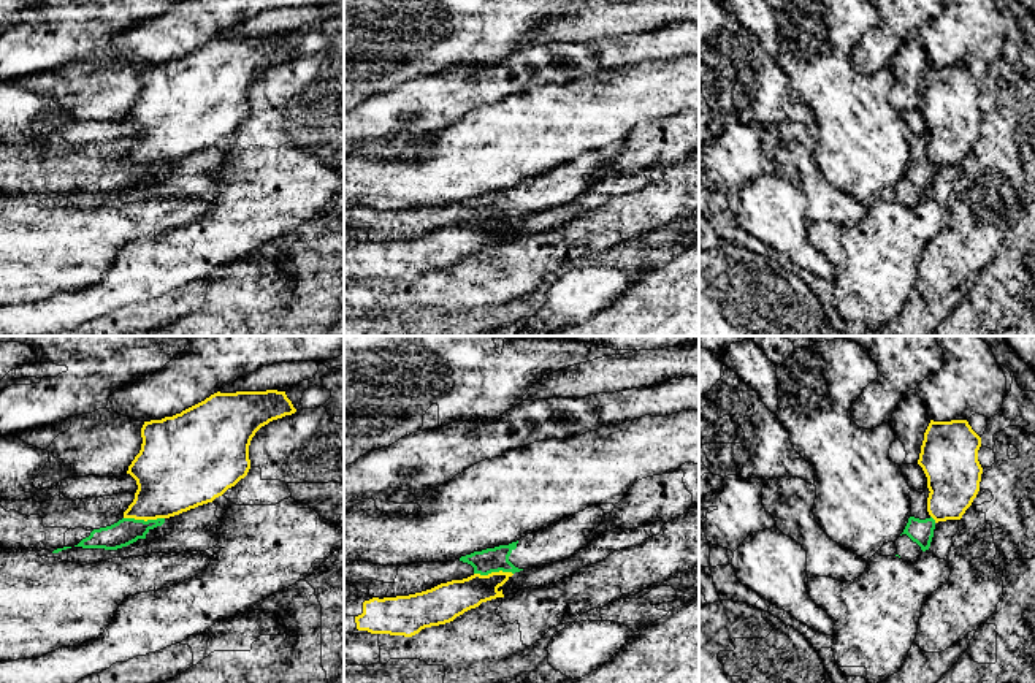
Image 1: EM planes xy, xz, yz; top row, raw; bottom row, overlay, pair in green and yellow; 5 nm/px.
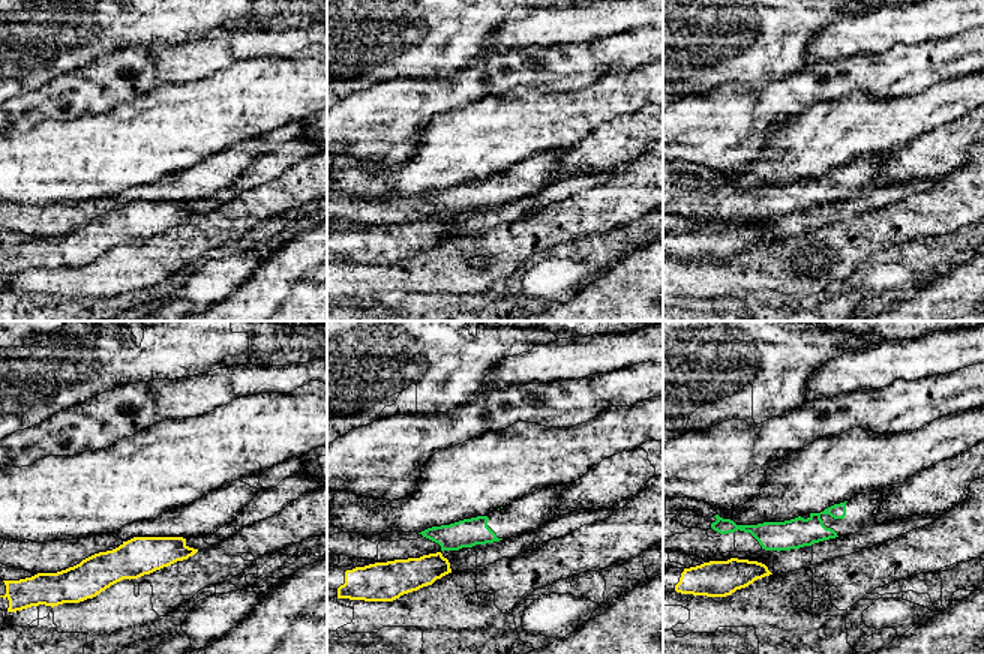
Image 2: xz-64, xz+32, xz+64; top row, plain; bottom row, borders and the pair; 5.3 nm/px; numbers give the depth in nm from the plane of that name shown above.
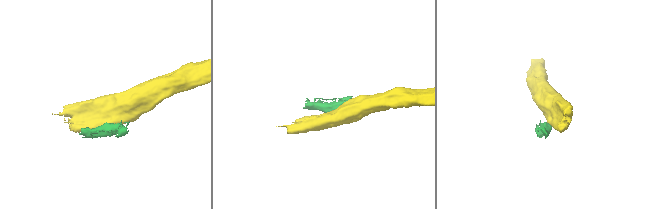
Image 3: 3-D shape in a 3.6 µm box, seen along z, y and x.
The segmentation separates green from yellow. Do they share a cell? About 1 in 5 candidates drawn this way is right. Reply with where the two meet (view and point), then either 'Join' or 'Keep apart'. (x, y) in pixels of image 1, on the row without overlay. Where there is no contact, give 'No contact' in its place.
Touches green at xy (143, 165). Keep apart

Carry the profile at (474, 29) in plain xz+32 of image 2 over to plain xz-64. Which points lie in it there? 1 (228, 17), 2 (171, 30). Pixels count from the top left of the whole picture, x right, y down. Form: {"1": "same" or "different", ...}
{"1": "same", "2": "same"}

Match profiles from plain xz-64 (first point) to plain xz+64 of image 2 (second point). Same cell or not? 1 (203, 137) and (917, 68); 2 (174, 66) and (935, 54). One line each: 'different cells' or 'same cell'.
1: different cells
2: same cell

